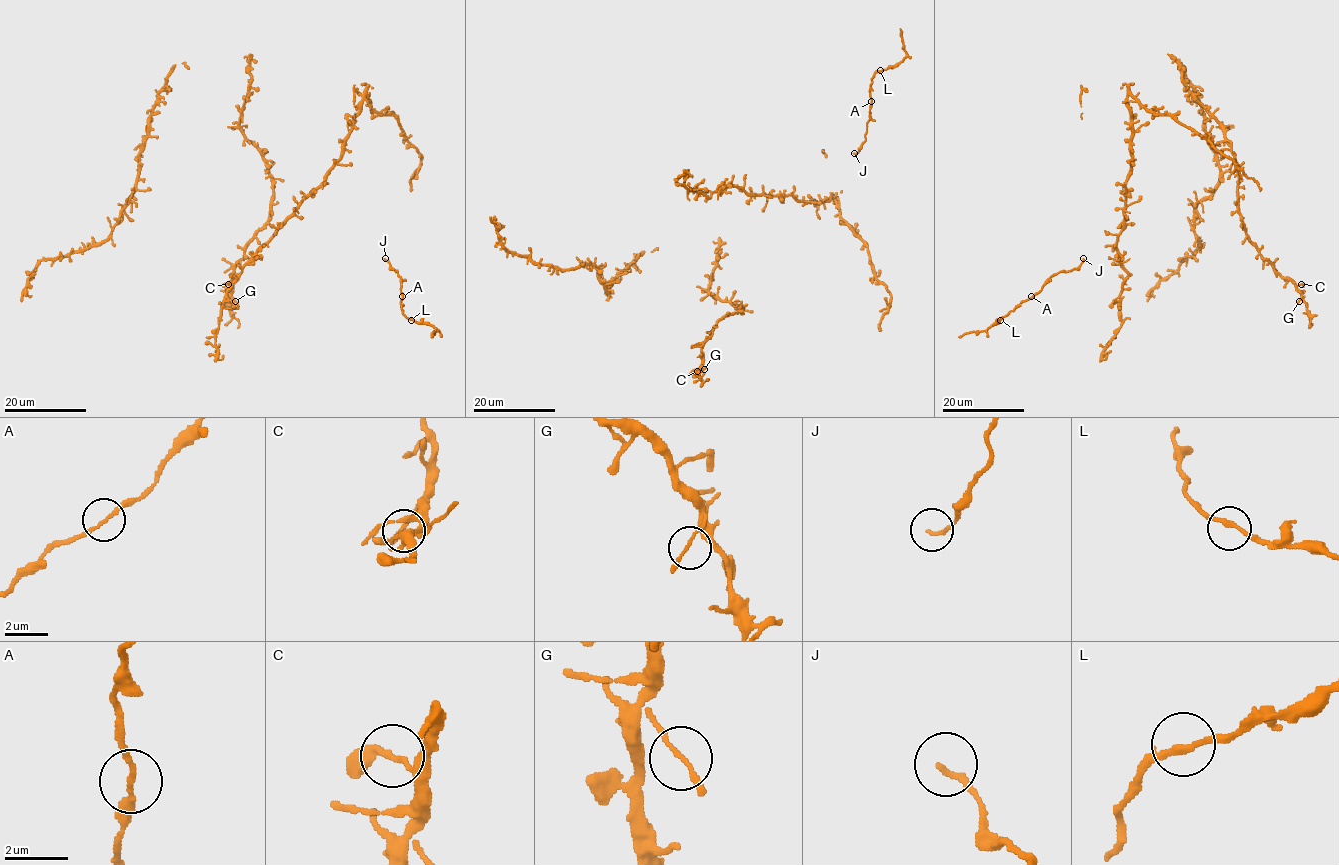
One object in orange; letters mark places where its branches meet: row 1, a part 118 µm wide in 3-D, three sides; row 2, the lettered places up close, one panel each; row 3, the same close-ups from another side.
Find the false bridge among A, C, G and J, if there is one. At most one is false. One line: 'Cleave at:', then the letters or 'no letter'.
Cleave at: no letter

